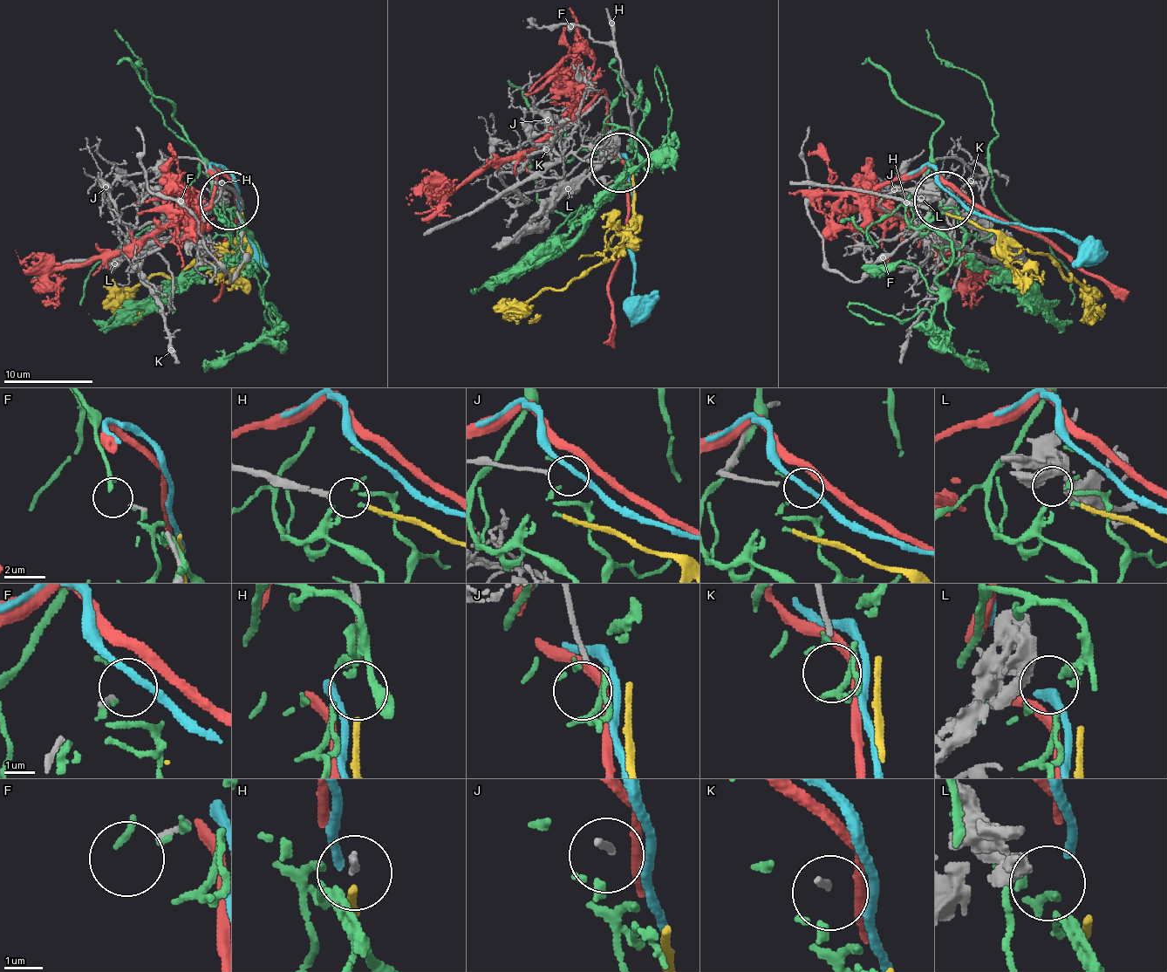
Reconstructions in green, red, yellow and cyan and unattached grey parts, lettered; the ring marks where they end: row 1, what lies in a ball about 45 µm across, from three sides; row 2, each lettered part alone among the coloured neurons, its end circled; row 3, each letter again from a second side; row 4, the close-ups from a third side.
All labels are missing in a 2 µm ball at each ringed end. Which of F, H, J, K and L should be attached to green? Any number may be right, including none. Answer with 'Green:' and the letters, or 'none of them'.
Green: L

